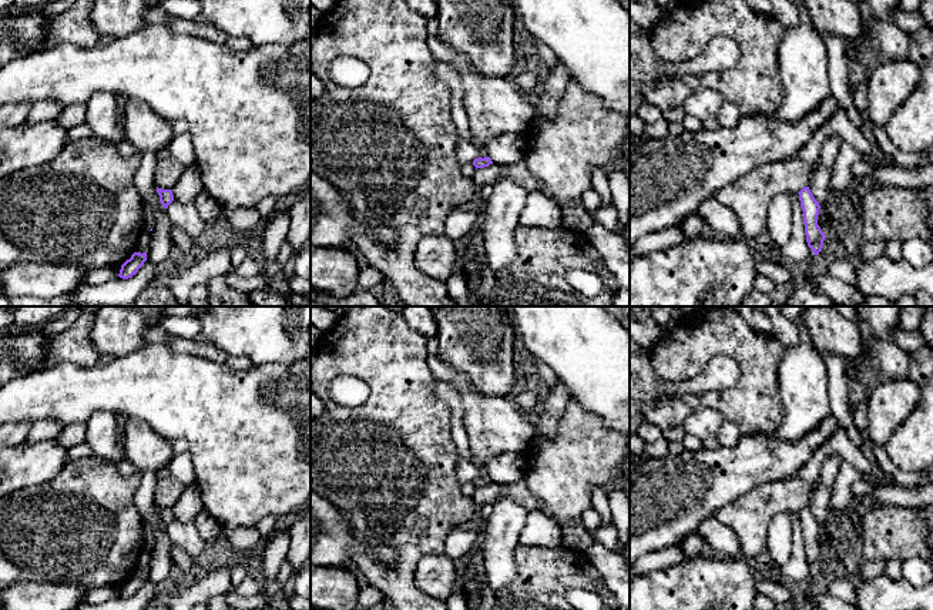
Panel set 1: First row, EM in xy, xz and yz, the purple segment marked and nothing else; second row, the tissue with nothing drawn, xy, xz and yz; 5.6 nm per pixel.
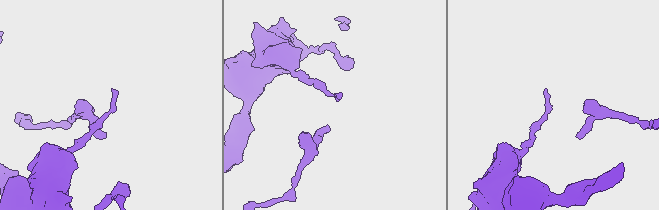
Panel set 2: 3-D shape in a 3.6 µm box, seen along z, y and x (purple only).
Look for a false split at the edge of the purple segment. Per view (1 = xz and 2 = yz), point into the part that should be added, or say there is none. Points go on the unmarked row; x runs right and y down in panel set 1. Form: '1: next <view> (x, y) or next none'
1: next none
2: next none

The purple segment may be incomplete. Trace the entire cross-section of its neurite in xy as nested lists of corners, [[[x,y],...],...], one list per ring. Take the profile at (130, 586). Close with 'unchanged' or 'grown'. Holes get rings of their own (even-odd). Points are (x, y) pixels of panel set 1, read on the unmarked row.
[[[134,572],[130,579],[127,579],[120,589],[118,596],[123,599],[128,599],[138,591],[138,589],[147,580],[147,572]]] | unchanged

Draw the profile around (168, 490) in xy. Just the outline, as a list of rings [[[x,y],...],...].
[[[172,476],[160,479],[155,486],[154,502],[158,507],[172,509],[185,490],[185,485]]]

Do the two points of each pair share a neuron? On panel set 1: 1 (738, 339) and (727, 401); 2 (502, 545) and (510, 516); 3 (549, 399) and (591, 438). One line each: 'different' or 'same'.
1: same
2: same
3: different

